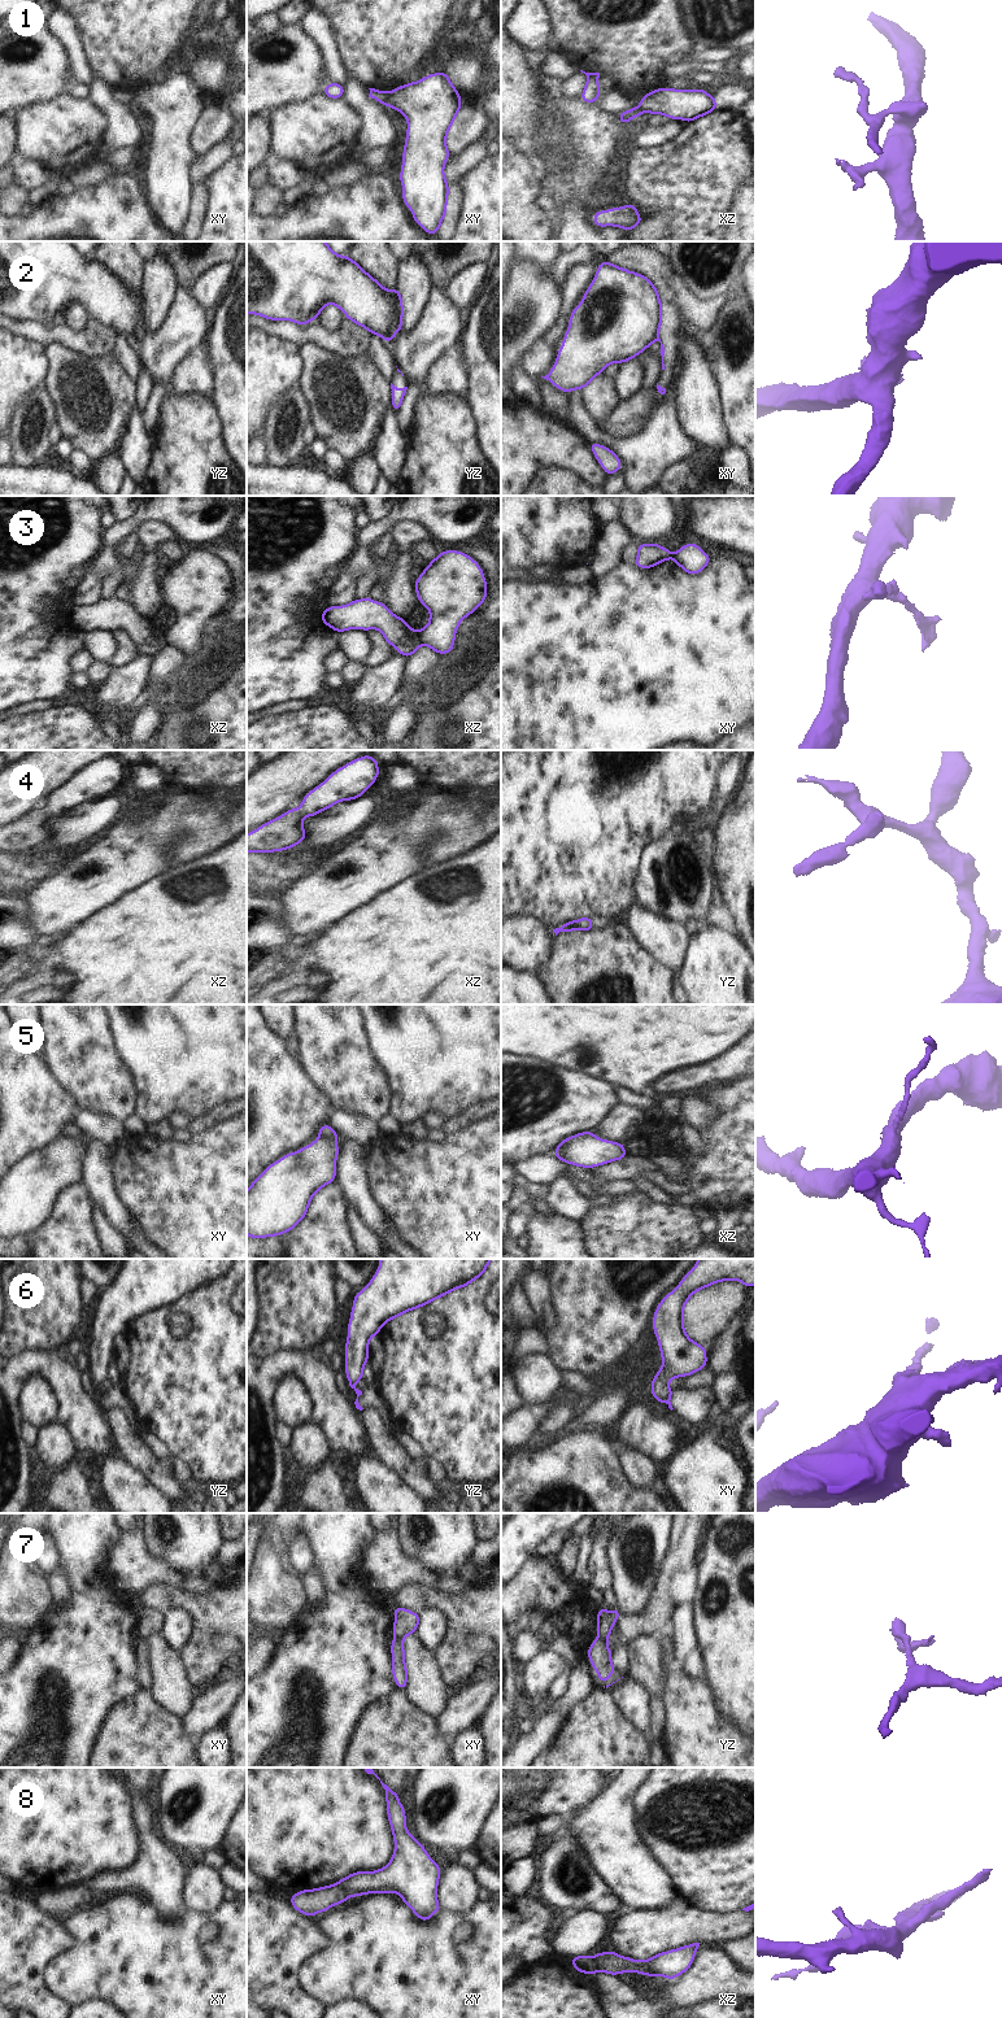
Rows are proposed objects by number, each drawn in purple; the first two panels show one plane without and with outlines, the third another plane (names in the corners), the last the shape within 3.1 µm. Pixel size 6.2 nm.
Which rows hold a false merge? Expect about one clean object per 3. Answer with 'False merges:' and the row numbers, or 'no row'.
False merges: 1, 2, 3, 5, 6, 7, 8

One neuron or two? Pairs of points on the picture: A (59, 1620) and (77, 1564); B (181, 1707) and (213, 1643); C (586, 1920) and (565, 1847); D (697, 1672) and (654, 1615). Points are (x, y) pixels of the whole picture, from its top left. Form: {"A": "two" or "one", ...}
{"A": "one", "B": "two", "C": "two", "D": "two"}

